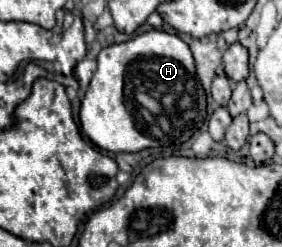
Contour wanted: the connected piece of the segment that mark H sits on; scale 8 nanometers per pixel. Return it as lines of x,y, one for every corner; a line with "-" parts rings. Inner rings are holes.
158,29
142,33
126,43
104,47
98,55
98,67
80,107
82,131
94,145
112,153
136,153
148,147
182,145
200,129
204,119
206,93
196,75
190,47
178,35
170,35
-
128,85
150,85
146,87
146,93
152,93
154,99
162,101
164,109
174,109
174,125
166,131
162,127
156,131
138,129
134,117
130,117
130,111
124,105

